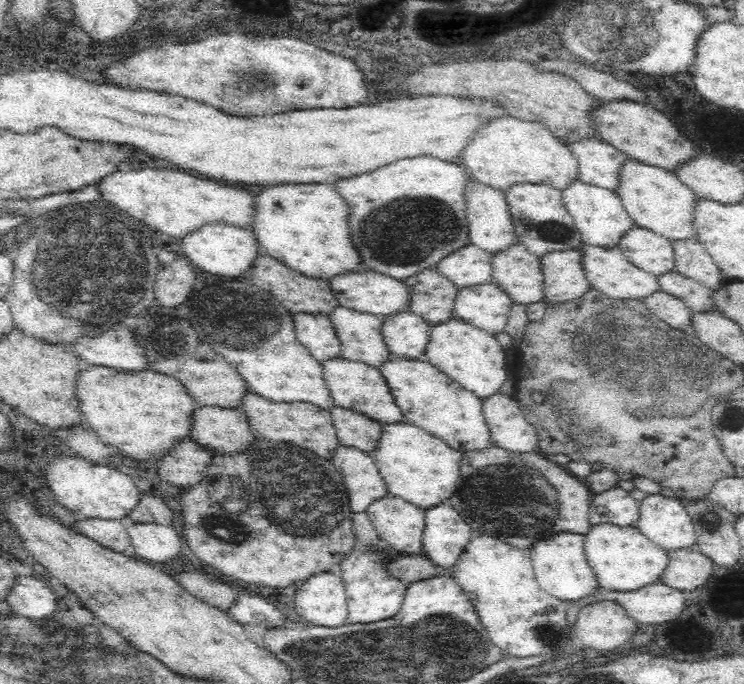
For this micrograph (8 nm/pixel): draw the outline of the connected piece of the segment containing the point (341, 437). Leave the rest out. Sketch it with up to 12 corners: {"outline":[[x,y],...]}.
{"outline":[[330,408],[340,445],[371,452],[381,424],[365,414]]}

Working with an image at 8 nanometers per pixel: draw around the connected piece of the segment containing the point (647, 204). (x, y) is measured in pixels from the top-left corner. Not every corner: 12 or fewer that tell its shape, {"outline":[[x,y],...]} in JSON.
{"outline":[[627,158],[614,192],[638,227],[697,241],[695,192]]}

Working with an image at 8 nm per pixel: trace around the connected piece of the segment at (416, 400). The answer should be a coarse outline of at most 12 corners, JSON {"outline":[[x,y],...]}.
{"outline":[[428,360],[377,369],[404,423],[461,453],[491,446],[482,399]]}

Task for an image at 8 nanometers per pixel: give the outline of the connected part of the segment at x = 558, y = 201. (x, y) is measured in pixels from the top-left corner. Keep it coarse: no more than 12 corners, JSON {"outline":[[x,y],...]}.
{"outline":[[558,189],[502,190],[515,238],[542,257],[576,249],[581,235]]}

